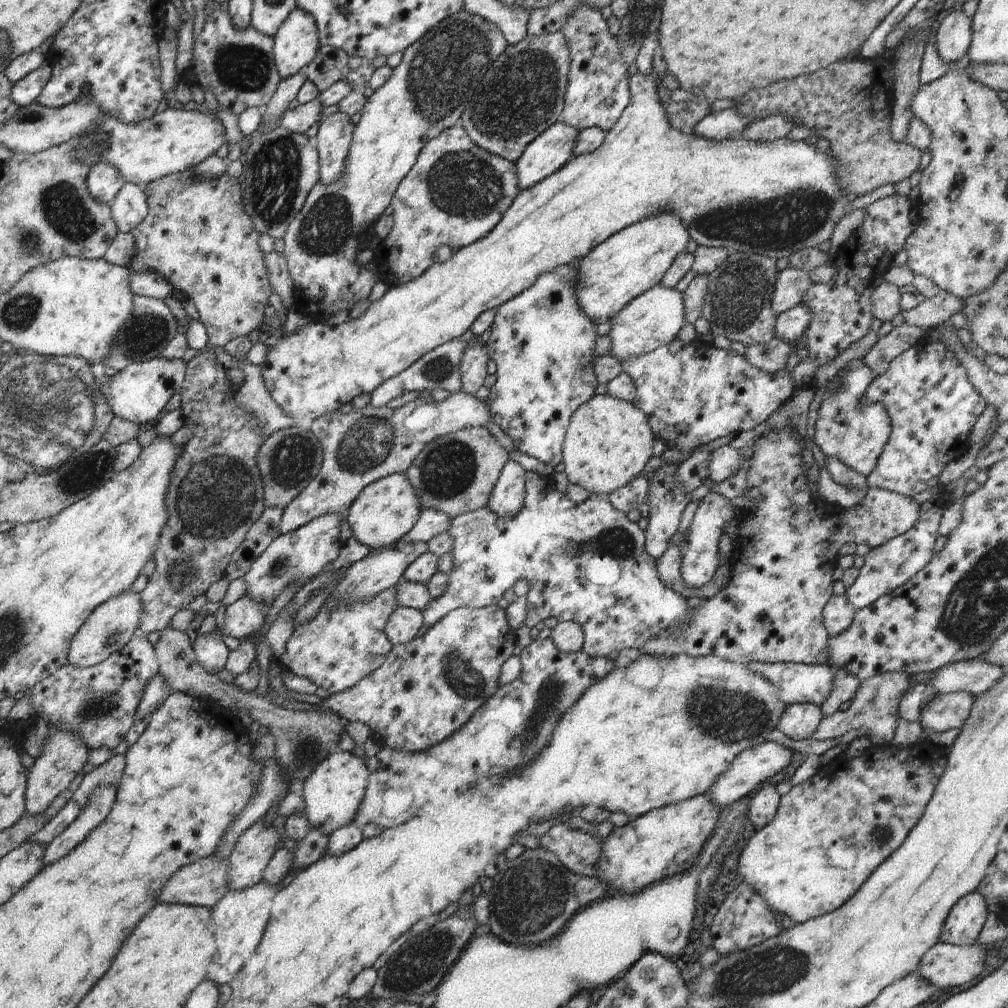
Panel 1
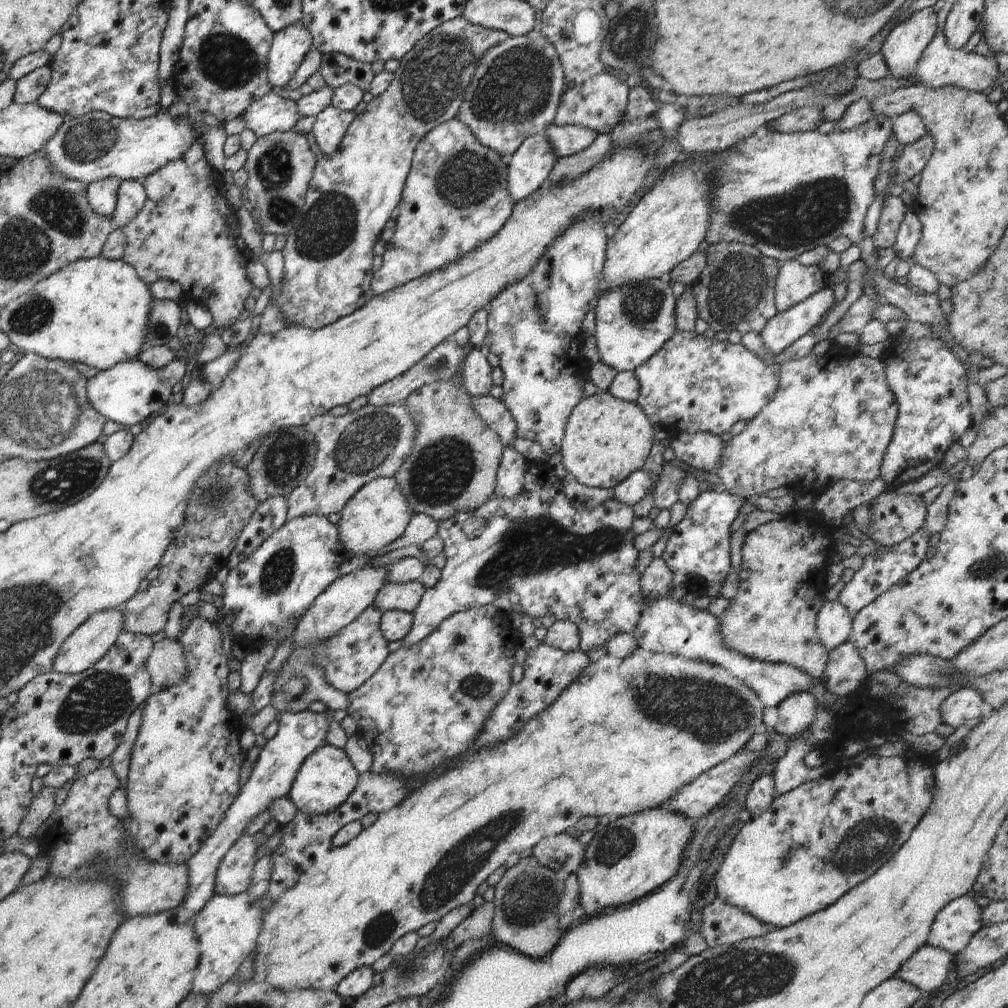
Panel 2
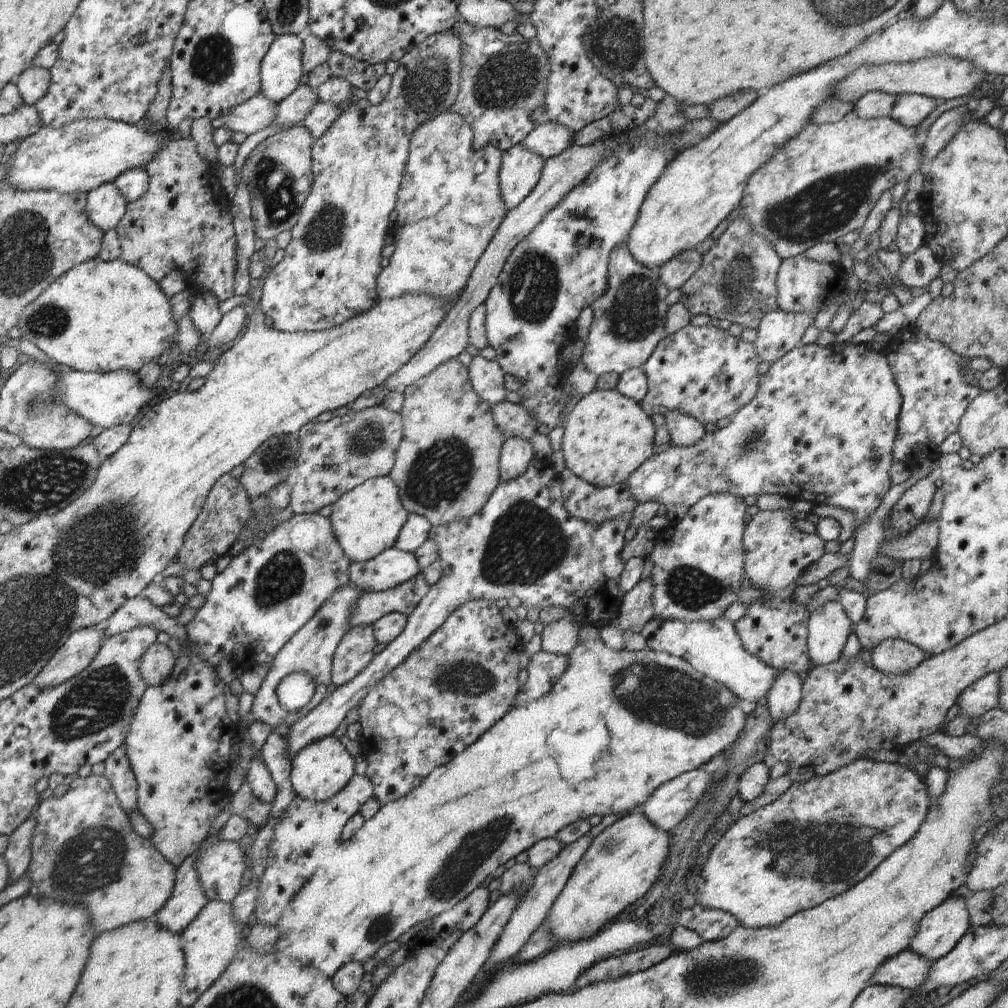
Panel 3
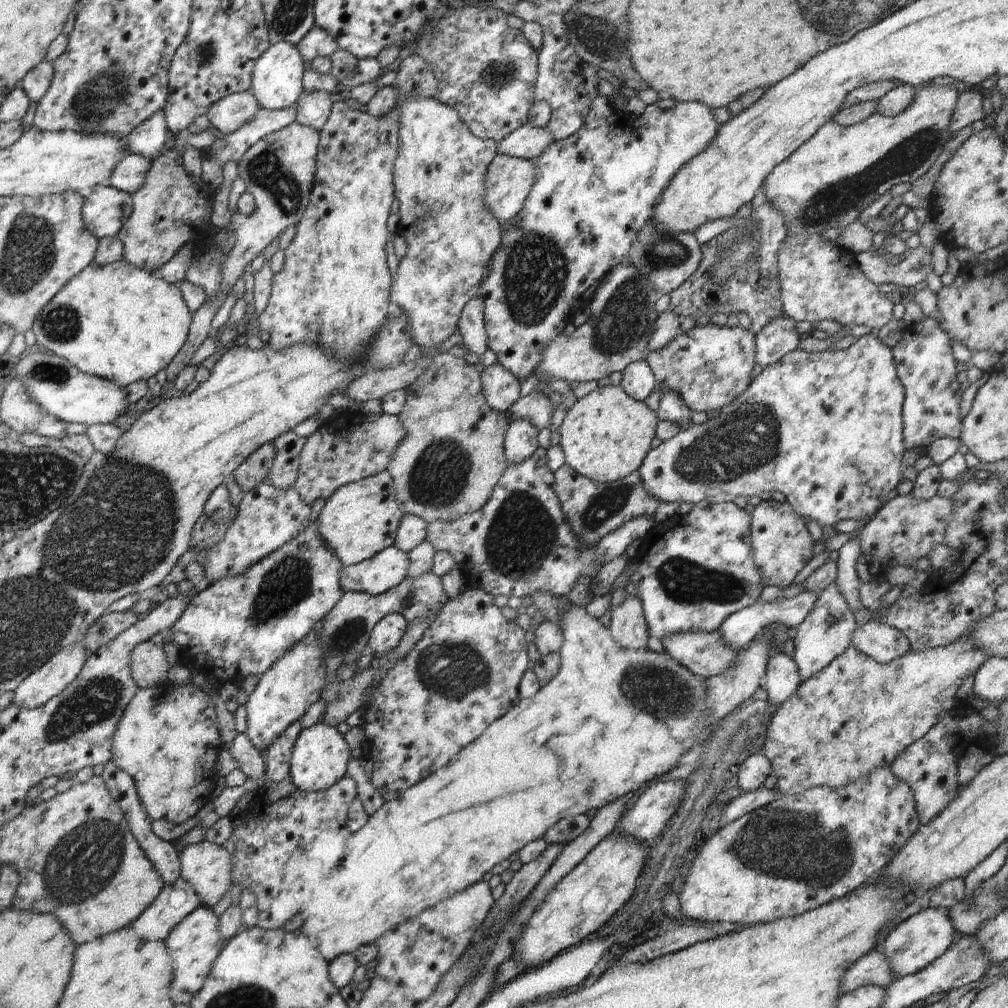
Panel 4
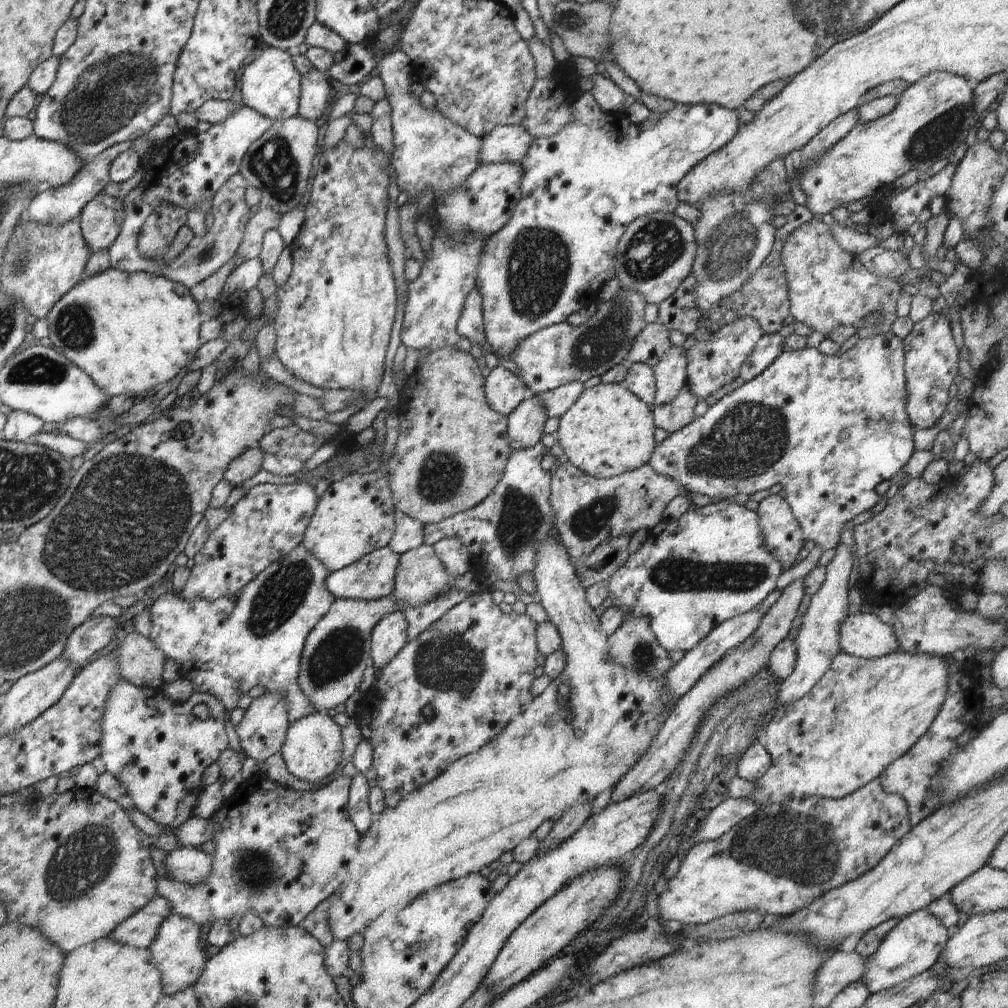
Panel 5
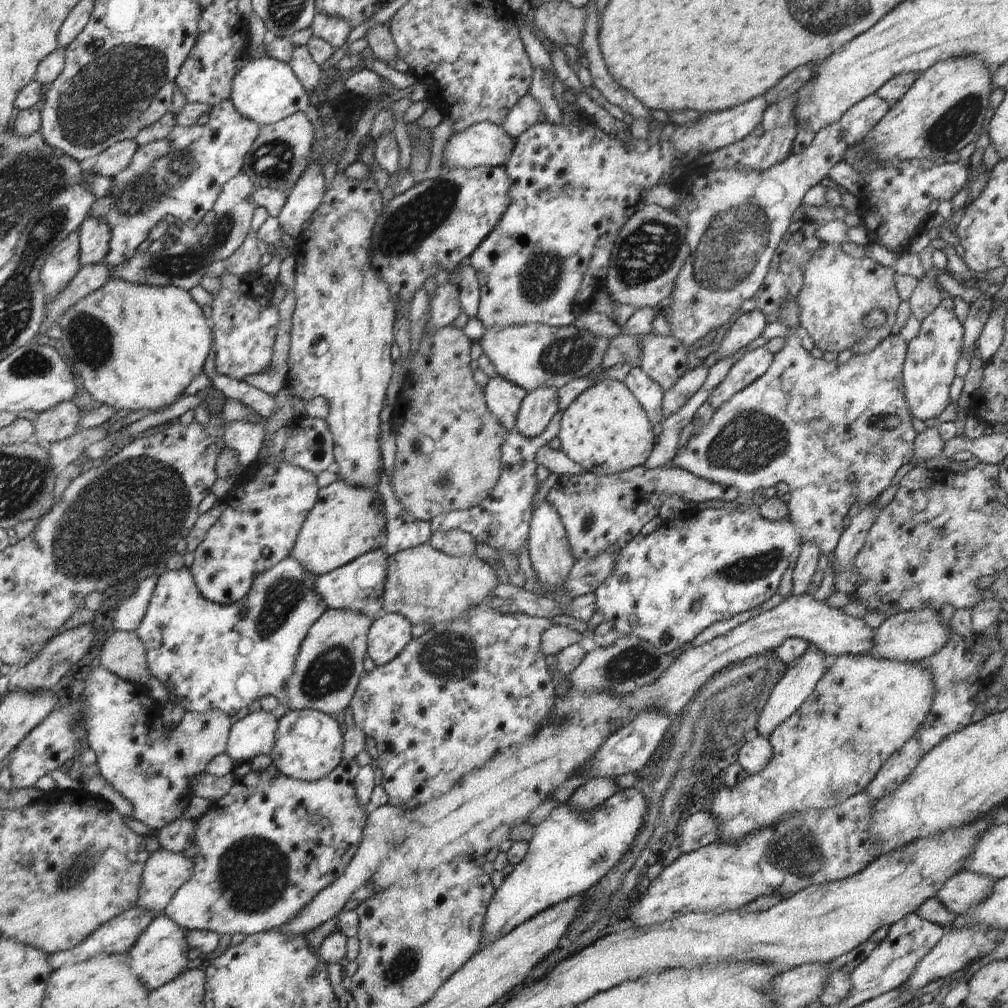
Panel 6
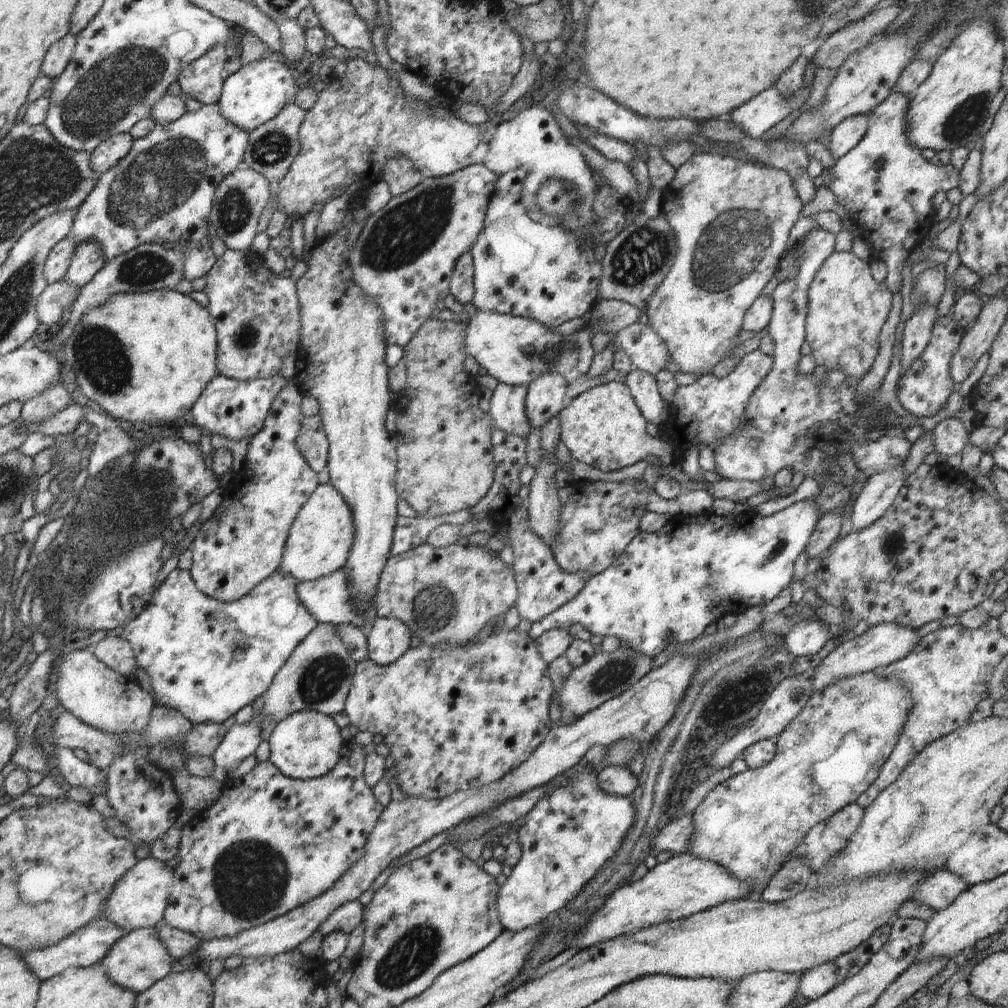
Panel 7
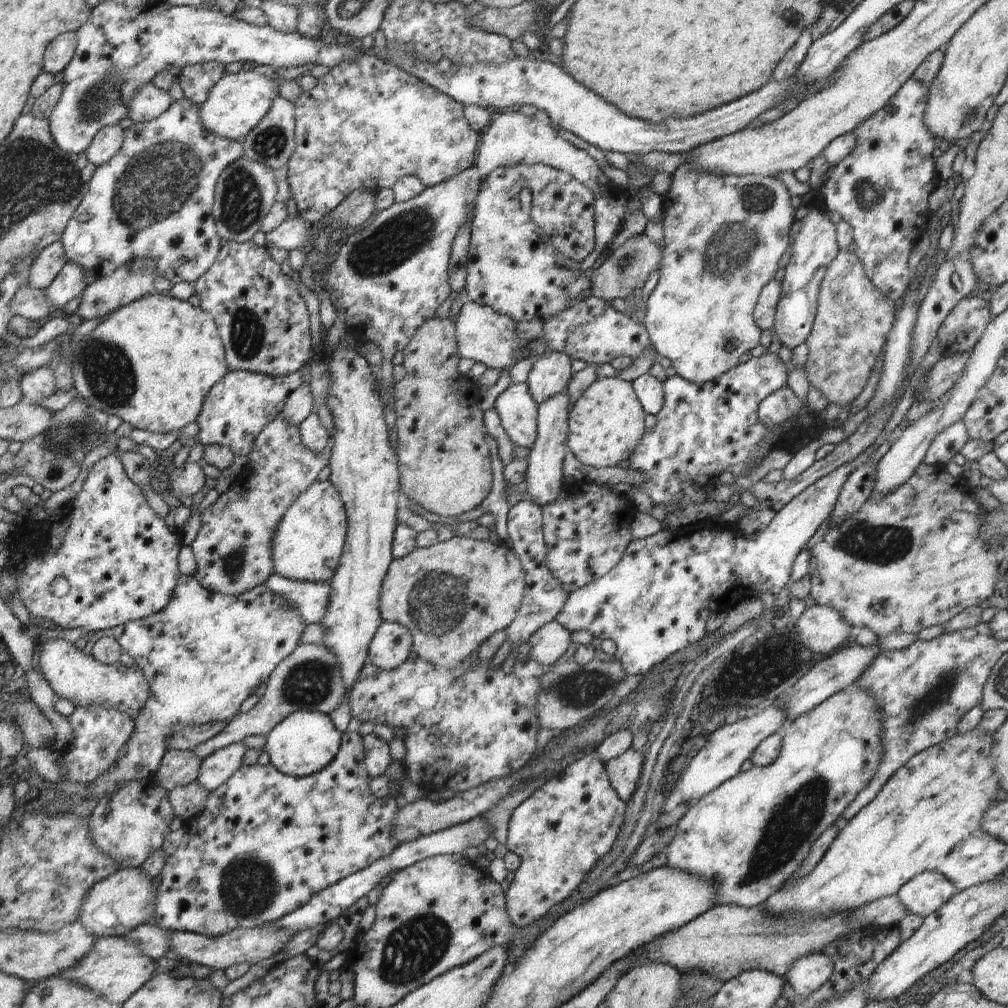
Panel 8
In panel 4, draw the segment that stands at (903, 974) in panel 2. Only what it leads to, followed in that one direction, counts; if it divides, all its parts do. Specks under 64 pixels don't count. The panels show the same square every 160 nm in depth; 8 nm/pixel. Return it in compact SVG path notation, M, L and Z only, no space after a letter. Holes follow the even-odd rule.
M879 949L857 960L843 976L841 994L864 985L888 988L896 980L887 956Z

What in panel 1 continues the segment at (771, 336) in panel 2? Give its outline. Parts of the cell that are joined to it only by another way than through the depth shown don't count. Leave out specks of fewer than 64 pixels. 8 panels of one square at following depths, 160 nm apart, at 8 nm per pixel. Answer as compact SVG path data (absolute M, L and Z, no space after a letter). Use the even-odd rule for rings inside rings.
M798 305L775 318L775 336L795 346L802 339L809 323L809 310L805 305Z

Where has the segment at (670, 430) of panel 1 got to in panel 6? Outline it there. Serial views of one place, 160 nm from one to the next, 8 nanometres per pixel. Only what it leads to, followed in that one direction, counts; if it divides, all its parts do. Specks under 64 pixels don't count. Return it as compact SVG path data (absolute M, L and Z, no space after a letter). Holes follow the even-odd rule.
M758 309L749 311L741 315L737 321L730 327L720 342L718 349L712 353L717 361L726 359L744 346L752 344L758 338L764 328L766 328L766 317Z

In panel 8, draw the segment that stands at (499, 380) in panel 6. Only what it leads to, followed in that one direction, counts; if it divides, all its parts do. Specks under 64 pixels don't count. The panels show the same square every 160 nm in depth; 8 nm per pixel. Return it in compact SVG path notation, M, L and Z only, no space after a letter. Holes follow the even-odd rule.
M512 383L497 397L493 408L515 446L531 449L535 443L538 407L526 383Z

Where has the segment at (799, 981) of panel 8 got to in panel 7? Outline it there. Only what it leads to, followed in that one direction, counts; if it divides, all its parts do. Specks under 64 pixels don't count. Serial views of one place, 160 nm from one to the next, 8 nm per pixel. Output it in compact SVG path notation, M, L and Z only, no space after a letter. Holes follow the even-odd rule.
M828 962L814 966L800 975L798 992L808 1001L817 1000L839 984L836 964Z

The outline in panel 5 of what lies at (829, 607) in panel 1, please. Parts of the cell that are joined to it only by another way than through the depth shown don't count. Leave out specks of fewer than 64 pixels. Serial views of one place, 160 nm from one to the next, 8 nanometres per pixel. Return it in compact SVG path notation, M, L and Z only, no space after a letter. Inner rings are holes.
M839 543L836 555L827 565L827 574L820 590L811 596L810 605L802 617L798 635L794 642L796 645L796 664L792 674L778 684L780 705L798 700L808 694L814 685L824 676L830 668L830 663L841 651L839 643L841 624L850 614L847 608L848 579L852 570L852 550L849 546Z

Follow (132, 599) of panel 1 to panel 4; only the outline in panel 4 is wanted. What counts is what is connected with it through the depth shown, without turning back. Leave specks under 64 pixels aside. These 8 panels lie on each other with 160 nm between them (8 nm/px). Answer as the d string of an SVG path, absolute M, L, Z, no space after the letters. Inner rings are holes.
M81 642L61 648L22 680L12 702L27 709L46 704L47 700L60 694L81 673L88 658L87 651Z

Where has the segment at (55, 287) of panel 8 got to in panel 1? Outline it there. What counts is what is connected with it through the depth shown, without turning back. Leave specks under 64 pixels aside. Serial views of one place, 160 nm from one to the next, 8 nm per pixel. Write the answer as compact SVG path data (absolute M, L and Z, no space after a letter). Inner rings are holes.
M100 161L91 166L86 182L92 198L108 205L116 198L125 180L114 165Z

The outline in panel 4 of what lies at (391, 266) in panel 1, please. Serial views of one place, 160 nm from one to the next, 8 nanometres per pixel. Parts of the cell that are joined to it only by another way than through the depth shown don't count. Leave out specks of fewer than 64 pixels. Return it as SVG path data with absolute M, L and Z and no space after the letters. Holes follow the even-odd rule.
M397 92L397 111L399 112L399 151L396 157L393 170L394 194L399 202L399 230L400 236L404 236L404 244L407 244L406 255L399 260L396 272L391 275L389 288L389 301L402 308L409 316L409 323L412 331L412 342L420 347L440 346L449 336L457 330L457 322L464 305L477 296L481 280L486 272L485 266L490 263L492 256L501 245L502 230L499 220L487 209L484 202L485 178L488 167L495 156L499 153L497 143L492 139L482 140L474 136L470 129L464 124L460 115L448 105L442 104L434 99L424 97L404 97Z

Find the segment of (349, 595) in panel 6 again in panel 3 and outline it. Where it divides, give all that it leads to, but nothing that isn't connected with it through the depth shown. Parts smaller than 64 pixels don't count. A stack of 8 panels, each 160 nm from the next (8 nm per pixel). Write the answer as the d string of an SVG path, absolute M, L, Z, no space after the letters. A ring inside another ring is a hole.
M398 547L387 548L366 562L351 562L349 582L361 592L380 592L402 584L420 572L414 553L401 551Z

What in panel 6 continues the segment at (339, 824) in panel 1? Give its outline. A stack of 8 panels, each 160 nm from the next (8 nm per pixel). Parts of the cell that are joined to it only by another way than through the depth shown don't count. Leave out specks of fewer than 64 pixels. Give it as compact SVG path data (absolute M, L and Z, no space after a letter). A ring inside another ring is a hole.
M314 709L281 712L272 764L282 774L299 781L317 781L328 776L343 761L343 733L332 714Z

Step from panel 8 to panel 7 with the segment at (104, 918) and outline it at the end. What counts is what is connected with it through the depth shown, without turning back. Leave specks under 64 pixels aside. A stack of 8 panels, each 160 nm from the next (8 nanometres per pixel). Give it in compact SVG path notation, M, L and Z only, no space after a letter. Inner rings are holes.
M144 858L136 862L114 886L106 900L106 908L100 917L108 918L112 924L122 928L125 933L142 928L155 928L164 919L164 910L171 892L172 869L166 863L154 858Z

